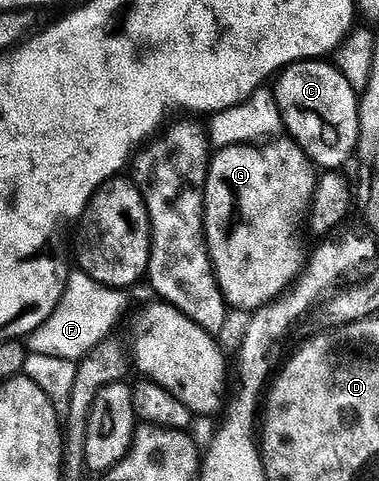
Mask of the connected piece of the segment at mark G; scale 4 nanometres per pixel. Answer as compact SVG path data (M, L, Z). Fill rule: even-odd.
M281 137L268 145L238 145L236 147L220 148L209 160L209 176L205 182L205 240L209 246L209 256L213 262L213 272L217 274L217 284L223 293L228 306L241 311L252 313L261 307L268 306L279 296L290 288L291 282L299 275L307 262L307 250L305 243L297 236L296 219L306 214L310 206L313 195L316 193L318 176L315 172L314 164L306 157L305 150L297 146L288 138Z

